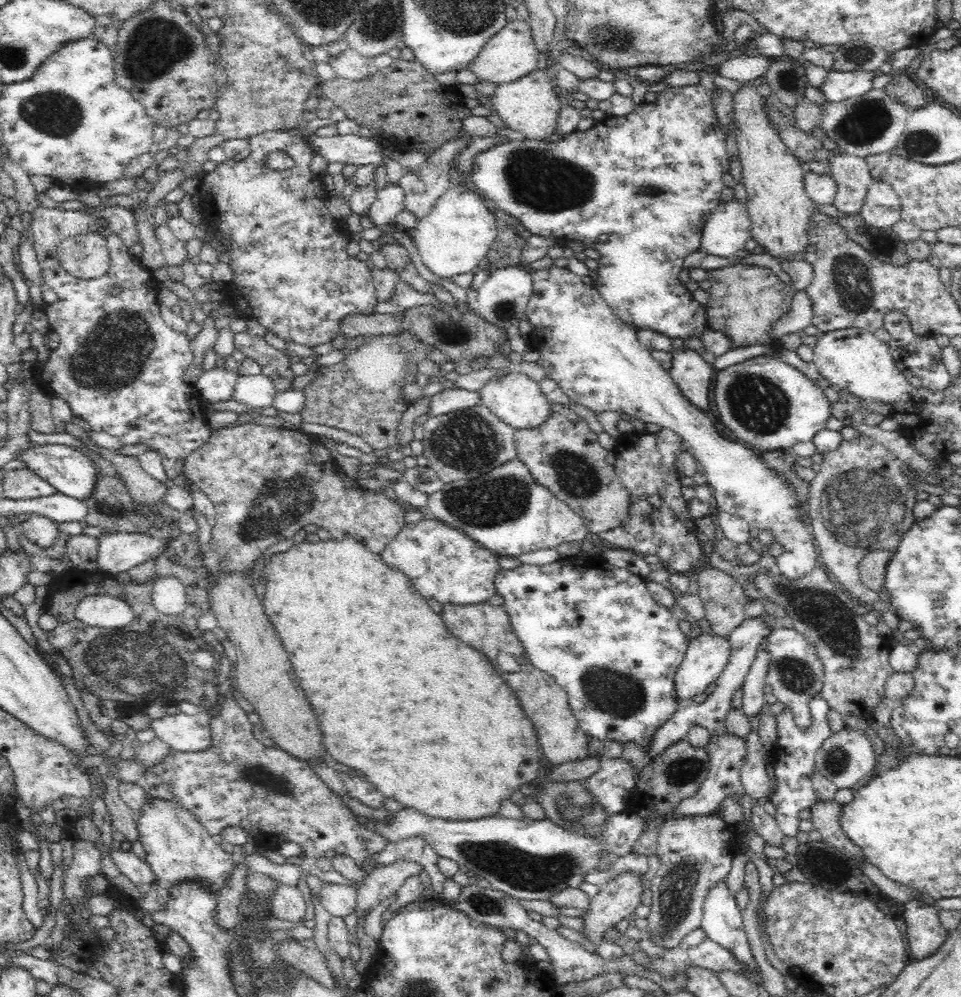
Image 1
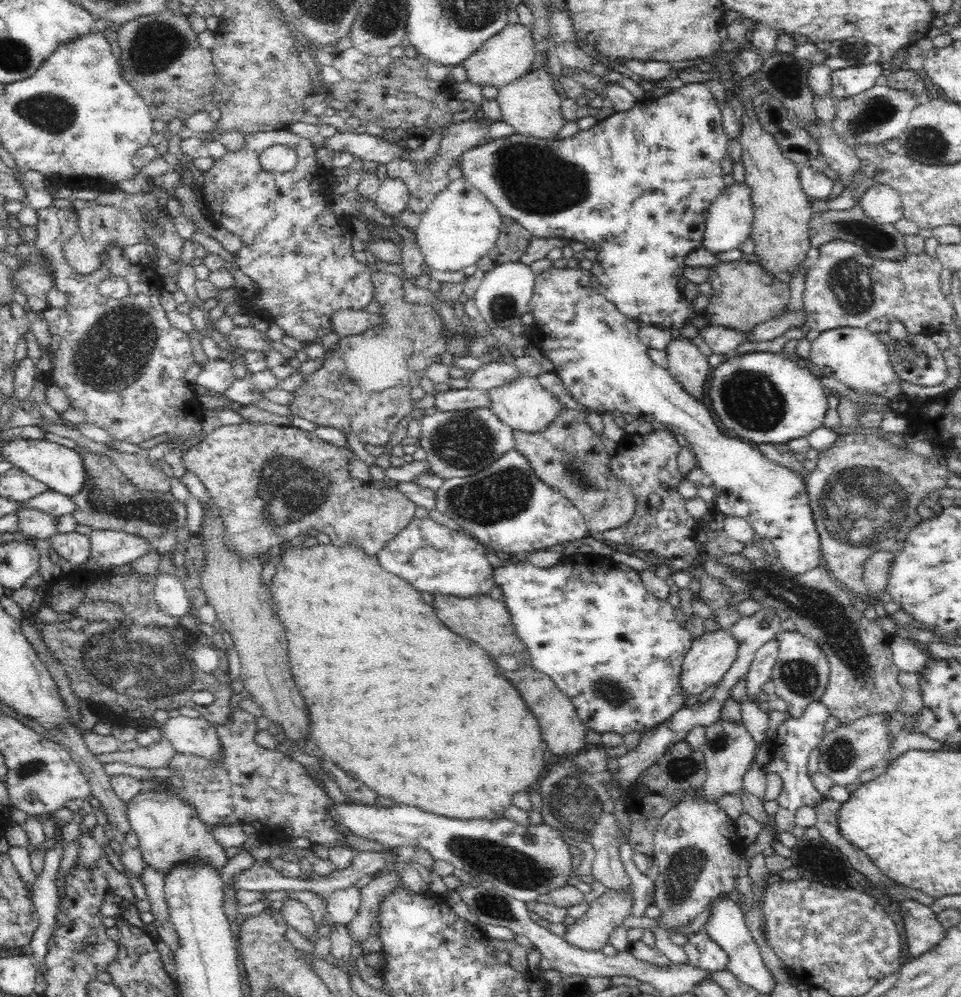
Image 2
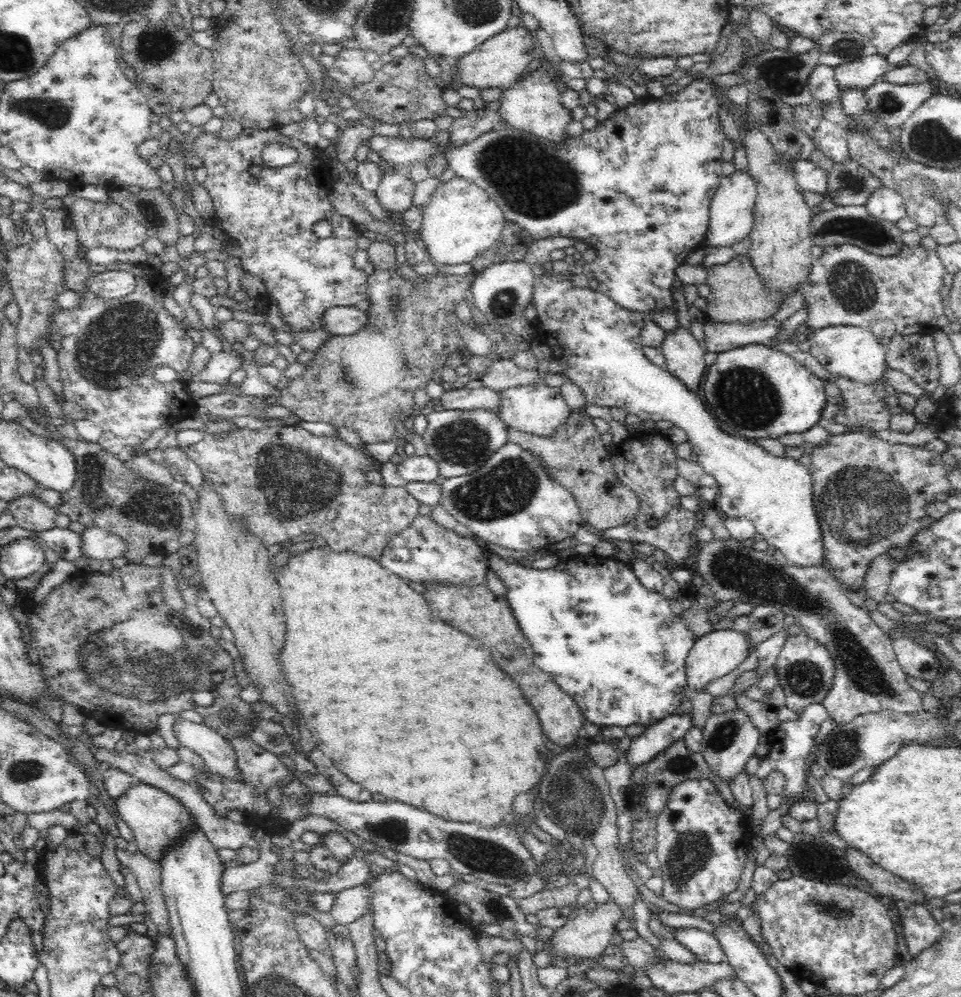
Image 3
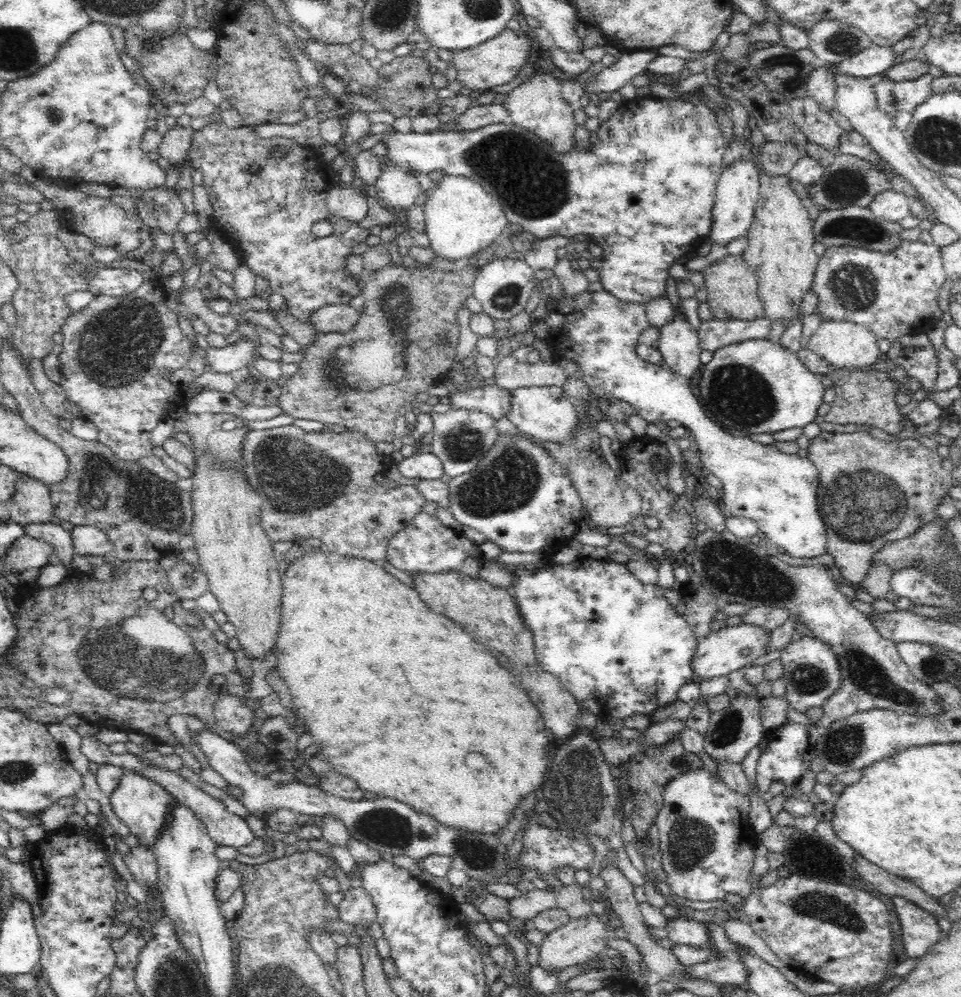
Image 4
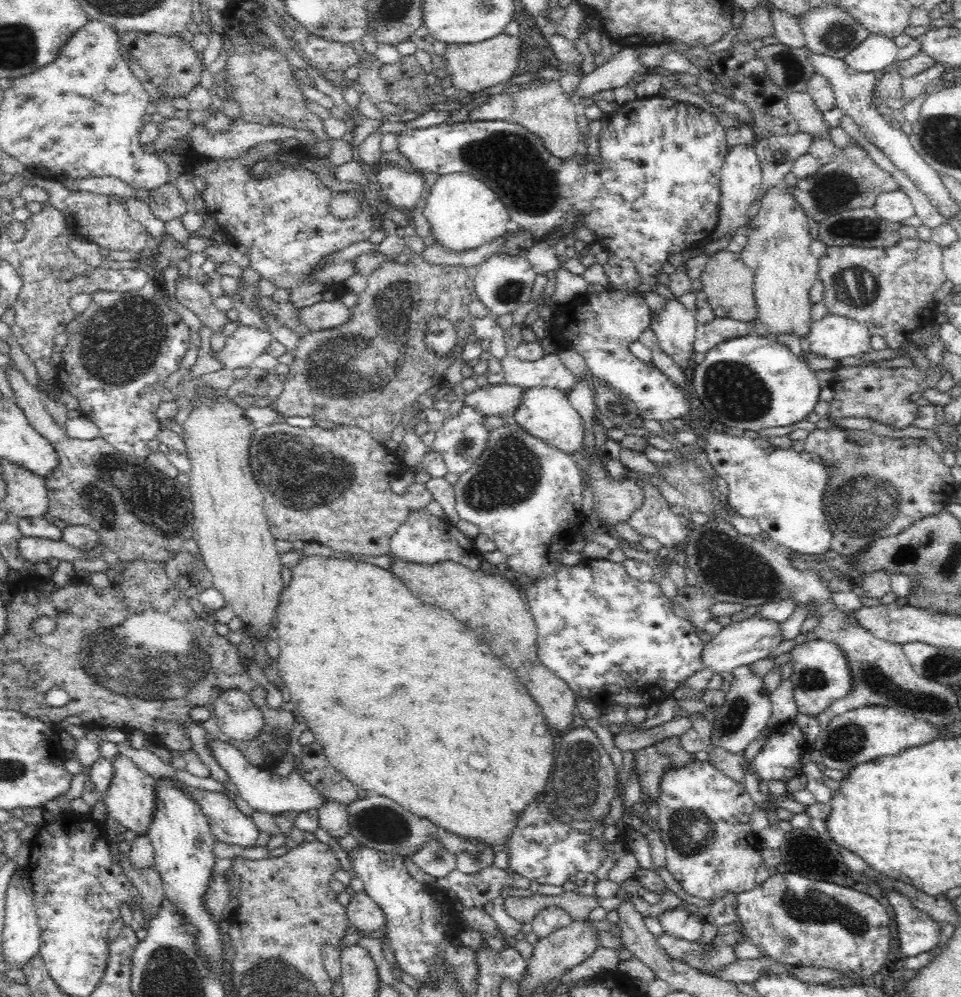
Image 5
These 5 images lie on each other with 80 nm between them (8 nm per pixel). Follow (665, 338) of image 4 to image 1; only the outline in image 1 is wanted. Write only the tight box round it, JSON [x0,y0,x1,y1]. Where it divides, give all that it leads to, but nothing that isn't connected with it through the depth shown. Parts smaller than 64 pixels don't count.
[667,348,714,413]

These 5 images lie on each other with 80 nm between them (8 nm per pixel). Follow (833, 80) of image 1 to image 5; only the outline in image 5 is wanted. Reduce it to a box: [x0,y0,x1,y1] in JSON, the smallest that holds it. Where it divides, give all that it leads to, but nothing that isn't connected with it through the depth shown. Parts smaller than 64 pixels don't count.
[843,33,899,75]

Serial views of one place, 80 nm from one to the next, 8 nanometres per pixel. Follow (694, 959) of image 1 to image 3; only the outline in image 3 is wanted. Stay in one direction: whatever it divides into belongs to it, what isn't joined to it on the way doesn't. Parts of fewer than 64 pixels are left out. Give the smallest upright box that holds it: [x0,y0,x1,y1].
[672,928,725,963]

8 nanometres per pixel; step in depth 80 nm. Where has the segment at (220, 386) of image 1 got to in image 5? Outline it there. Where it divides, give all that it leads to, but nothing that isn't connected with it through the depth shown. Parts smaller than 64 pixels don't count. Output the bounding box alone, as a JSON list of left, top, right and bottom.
[214,326,273,369]

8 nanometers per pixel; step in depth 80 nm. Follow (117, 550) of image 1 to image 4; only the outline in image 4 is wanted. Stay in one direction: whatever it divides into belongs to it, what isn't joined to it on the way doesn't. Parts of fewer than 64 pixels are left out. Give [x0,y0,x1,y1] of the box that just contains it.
[69,525,114,558]

